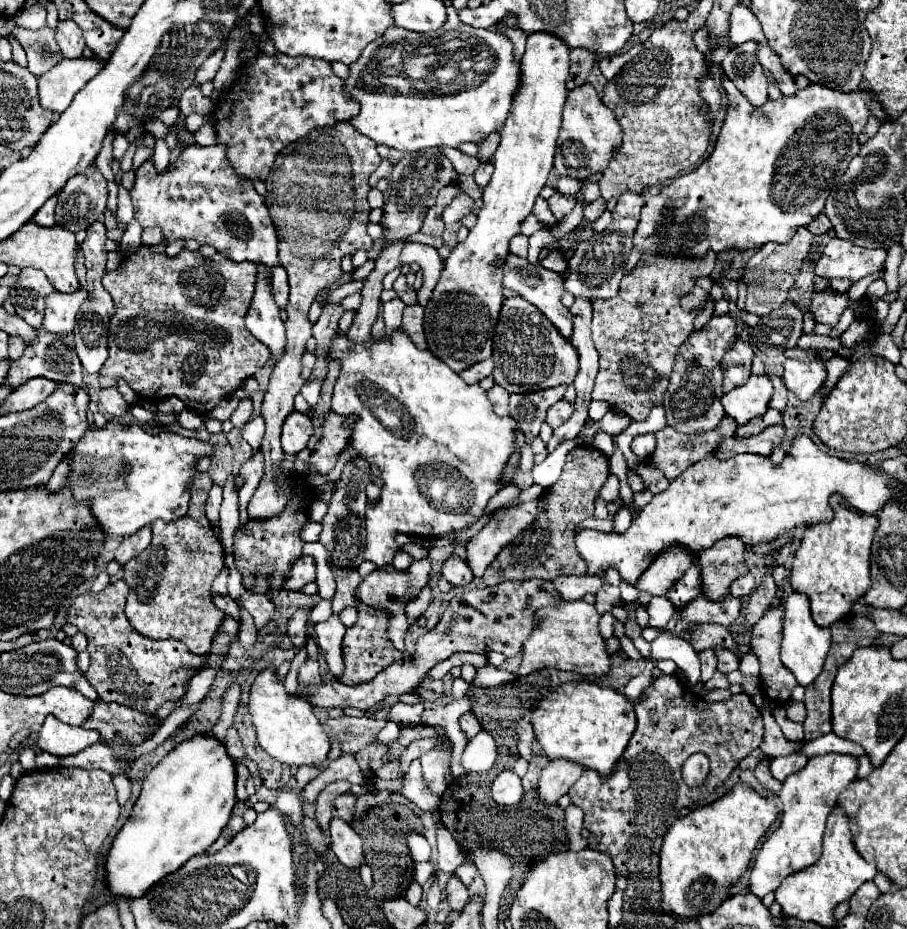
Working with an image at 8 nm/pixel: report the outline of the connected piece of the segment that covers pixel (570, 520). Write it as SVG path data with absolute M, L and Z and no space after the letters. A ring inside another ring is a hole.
M579 446L567 454L565 468L561 478L553 484L553 492L549 492L541 504L535 522L521 532L509 546L505 546L497 558L487 566L483 576L485 584L493 586L503 580L521 580L521 578L545 578L553 580L561 574L583 576L587 564L575 552L575 528L593 516L593 500L597 498L603 482L609 476L607 456L593 446Z

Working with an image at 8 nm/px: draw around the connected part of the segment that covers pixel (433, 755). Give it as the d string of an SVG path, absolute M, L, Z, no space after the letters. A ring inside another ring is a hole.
M429 750L419 760L423 766L423 780L425 780L427 788L441 797L448 788L446 782L443 782L443 776L447 770L447 756L443 752Z

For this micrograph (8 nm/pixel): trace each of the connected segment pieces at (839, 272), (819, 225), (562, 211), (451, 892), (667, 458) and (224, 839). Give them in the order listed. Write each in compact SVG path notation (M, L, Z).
M831 238L815 266L817 276L839 278L849 282L859 282L865 276L883 270L887 250L883 248L861 248L849 240Z
M821 212L807 228L809 228L813 234L825 234L825 232L829 232L829 230L833 228L833 224L831 224L831 220L827 220L827 216Z
M555 192L547 202L549 202L549 208L551 208L551 212L553 212L555 218L567 216L573 210L573 206L575 206L573 198L567 198L567 196L559 194L559 192Z
M453 874L453 876L449 878L449 882L447 882L445 898L447 898L449 906L451 906L453 910L457 910L457 912L461 912L463 906L467 904L467 900L469 900L469 890L467 890L467 886L465 886L455 874Z
M723 416L717 428L699 432L699 436L683 436L683 432L665 426L663 430L655 432L657 448L653 452L653 468L663 470L667 480L673 480L673 476L679 476L691 464L707 456L711 448L723 440L723 436L733 436L735 428L737 424L731 420L731 416Z
M231 816L231 820L227 822L227 826L223 828L221 836L215 840L215 844L211 844L211 848L207 852L219 852L235 834L239 834L245 828L245 820L241 816Z

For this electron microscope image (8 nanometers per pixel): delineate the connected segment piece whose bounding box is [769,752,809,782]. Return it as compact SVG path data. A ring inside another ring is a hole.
M793 752L789 756L779 756L779 758L773 758L771 760L771 774L777 778L777 780L785 780L789 774L797 772L803 768L803 764L807 764L807 756L801 754L801 752Z

